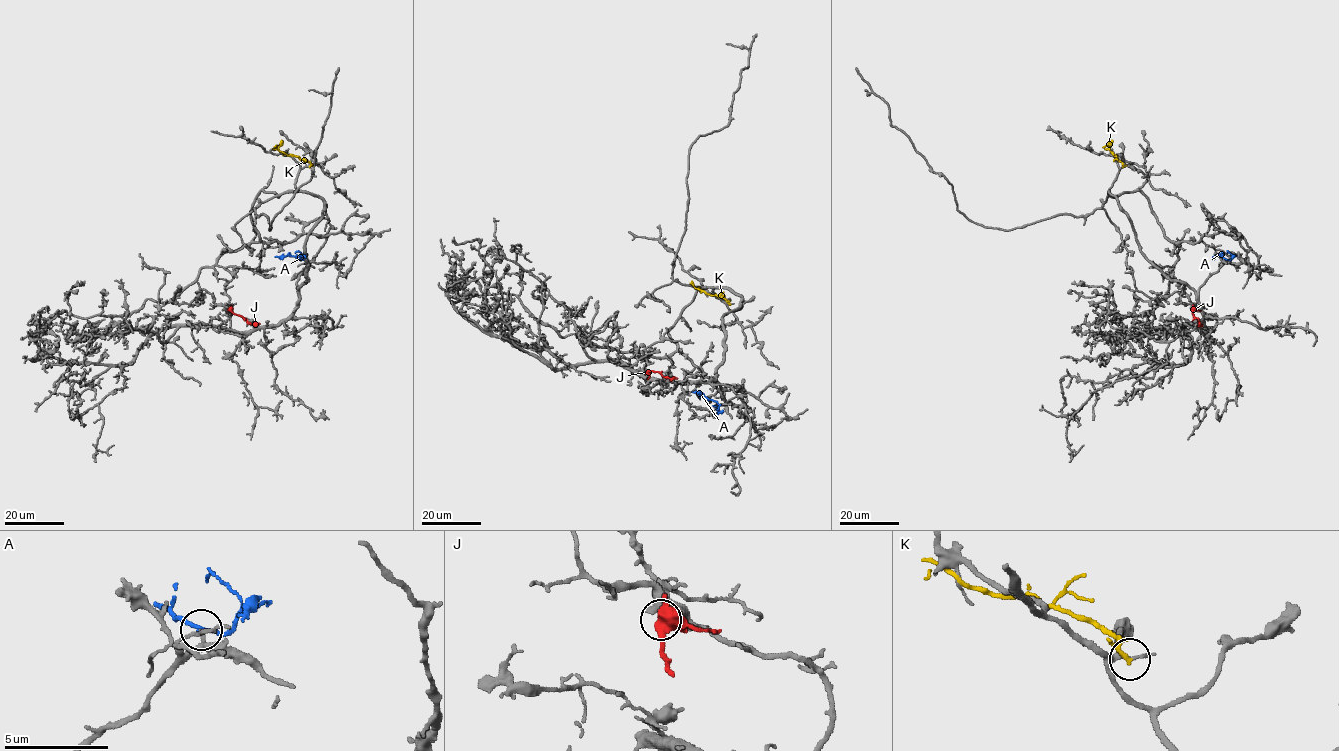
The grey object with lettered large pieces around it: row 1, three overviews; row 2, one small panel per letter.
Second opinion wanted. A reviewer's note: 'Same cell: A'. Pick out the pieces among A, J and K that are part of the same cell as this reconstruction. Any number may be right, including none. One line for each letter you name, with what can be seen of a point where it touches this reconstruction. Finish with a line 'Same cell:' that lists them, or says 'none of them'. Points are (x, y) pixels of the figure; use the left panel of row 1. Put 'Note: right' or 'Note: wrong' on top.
Note: right
A: meets grey at (303, 259)
Same cell: A

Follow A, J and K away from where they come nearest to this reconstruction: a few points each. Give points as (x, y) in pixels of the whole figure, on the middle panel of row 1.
A: (721, 405), (702, 394), (692, 392)
J: (646, 370), (677, 378)
K: (730, 304), (726, 299), (700, 291)

